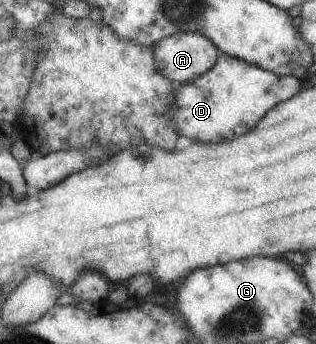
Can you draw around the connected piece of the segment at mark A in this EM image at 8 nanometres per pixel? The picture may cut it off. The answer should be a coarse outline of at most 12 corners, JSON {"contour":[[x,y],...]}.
{"contour":[[190,31],[152,48],[156,70],[175,85],[208,72],[221,53]]}

